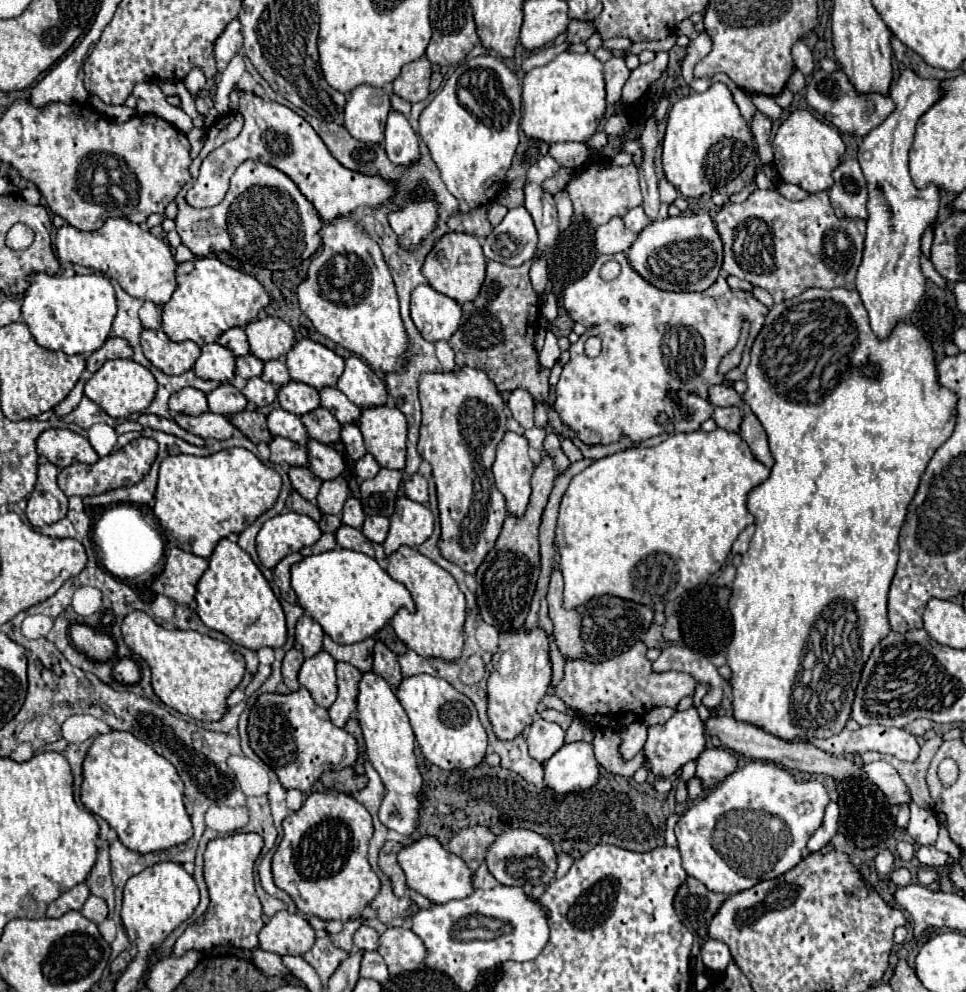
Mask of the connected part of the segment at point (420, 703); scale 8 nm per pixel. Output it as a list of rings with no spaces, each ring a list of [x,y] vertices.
[[[429,674],[411,676],[401,682],[395,696],[411,720],[415,738],[427,762],[443,770],[469,770],[485,760],[487,734],[477,718],[477,710],[473,702],[457,692],[447,680]]]

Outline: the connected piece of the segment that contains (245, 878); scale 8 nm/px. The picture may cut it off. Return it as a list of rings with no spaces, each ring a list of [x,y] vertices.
[[[235,834],[225,838],[215,838],[205,850],[205,882],[209,888],[209,910],[201,920],[191,924],[183,936],[175,942],[173,952],[177,956],[187,950],[211,950],[215,946],[235,946],[253,950],[257,948],[257,934],[263,928],[263,908],[255,894],[253,866],[263,848],[263,838],[259,834]]]

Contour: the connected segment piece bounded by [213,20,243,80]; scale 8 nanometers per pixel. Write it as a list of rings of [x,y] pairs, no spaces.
[[[231,20],[225,30],[219,34],[219,38],[213,44],[213,56],[217,64],[217,76],[213,80],[219,80],[223,70],[227,68],[229,60],[241,50],[243,36],[241,36],[241,24],[237,20]]]

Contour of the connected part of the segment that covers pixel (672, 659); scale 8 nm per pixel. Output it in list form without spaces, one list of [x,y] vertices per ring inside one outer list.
[[[671,644],[671,646],[667,646],[661,652],[661,656],[653,662],[653,670],[655,672],[665,672],[665,670],[687,672],[687,674],[691,674],[701,684],[709,682],[711,690],[703,698],[703,704],[709,710],[721,704],[725,686],[729,686],[729,682],[717,672],[717,668],[705,656],[693,652],[693,650],[685,648],[685,646],[677,646],[677,644]]]

